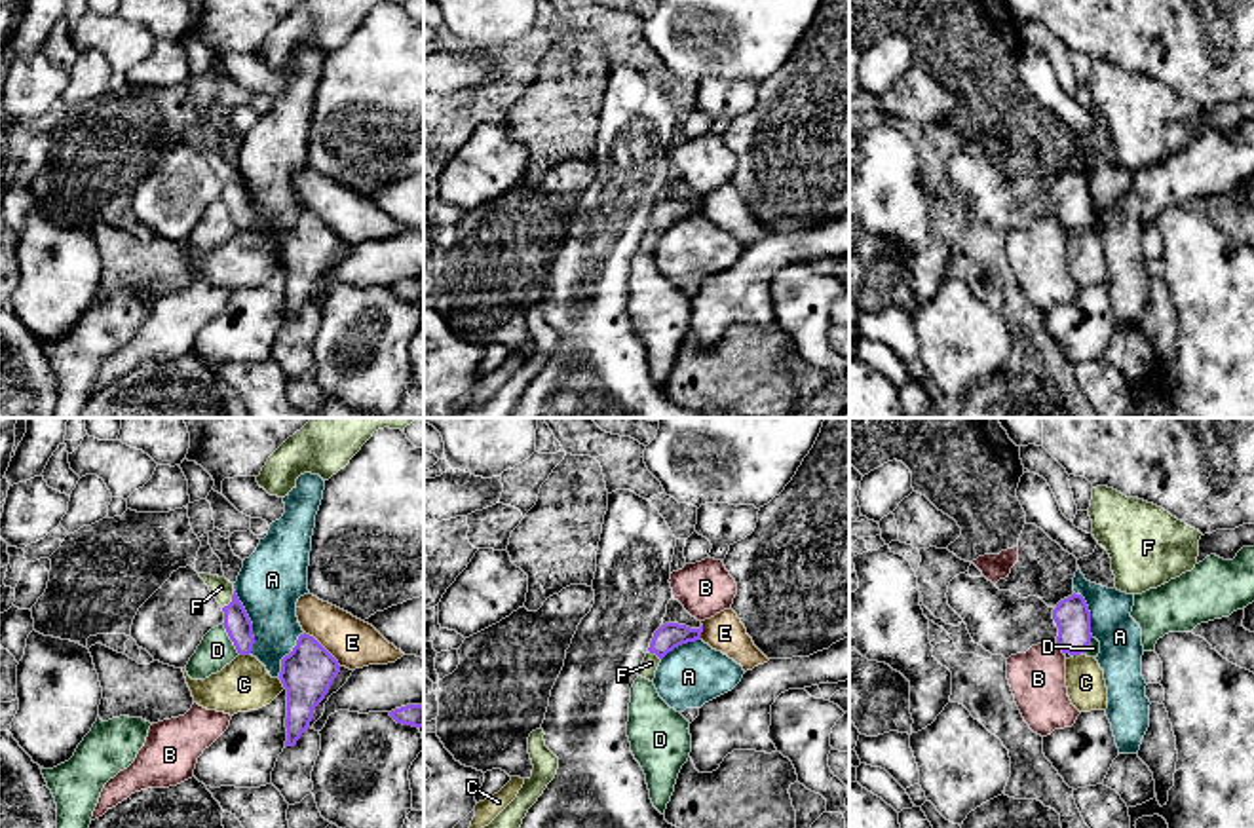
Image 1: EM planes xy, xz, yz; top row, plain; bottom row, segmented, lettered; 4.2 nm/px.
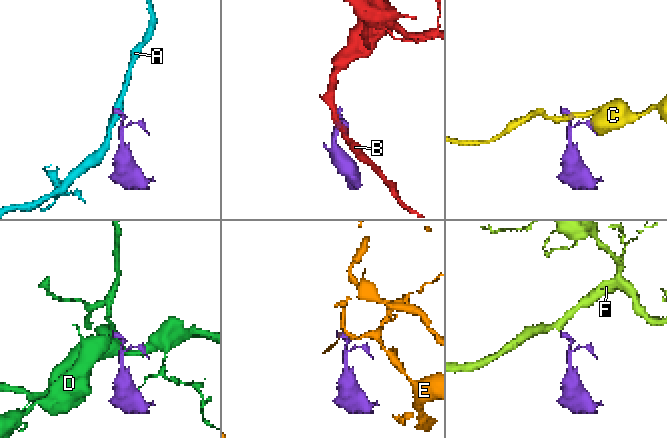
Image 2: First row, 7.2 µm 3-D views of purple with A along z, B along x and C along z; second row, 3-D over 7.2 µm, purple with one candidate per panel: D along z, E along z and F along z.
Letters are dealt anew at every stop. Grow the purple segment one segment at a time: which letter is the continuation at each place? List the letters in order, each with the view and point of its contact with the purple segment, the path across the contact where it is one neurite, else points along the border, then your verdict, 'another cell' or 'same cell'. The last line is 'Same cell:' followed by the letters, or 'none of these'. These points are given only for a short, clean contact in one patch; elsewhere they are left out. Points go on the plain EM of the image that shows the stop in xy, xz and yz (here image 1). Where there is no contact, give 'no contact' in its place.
A: xy (249, 196) | along xy (234, 164), (251, 198), (253, 225), (249, 228) | another cell
B: yz (1061, 223) | along yz (1055, 217), (1063, 228) | another cell
C: xy (282, 257) | another cell
D: xy (230, 213) | along xy (223, 198), (240, 228) | another cell
E: xy (323, 223) | along xy (304, 206), (341, 240) | another cell
F: xy (232, 175) | across xy (238, 200), (232, 175), (221, 162) | same cell
Same cell: F

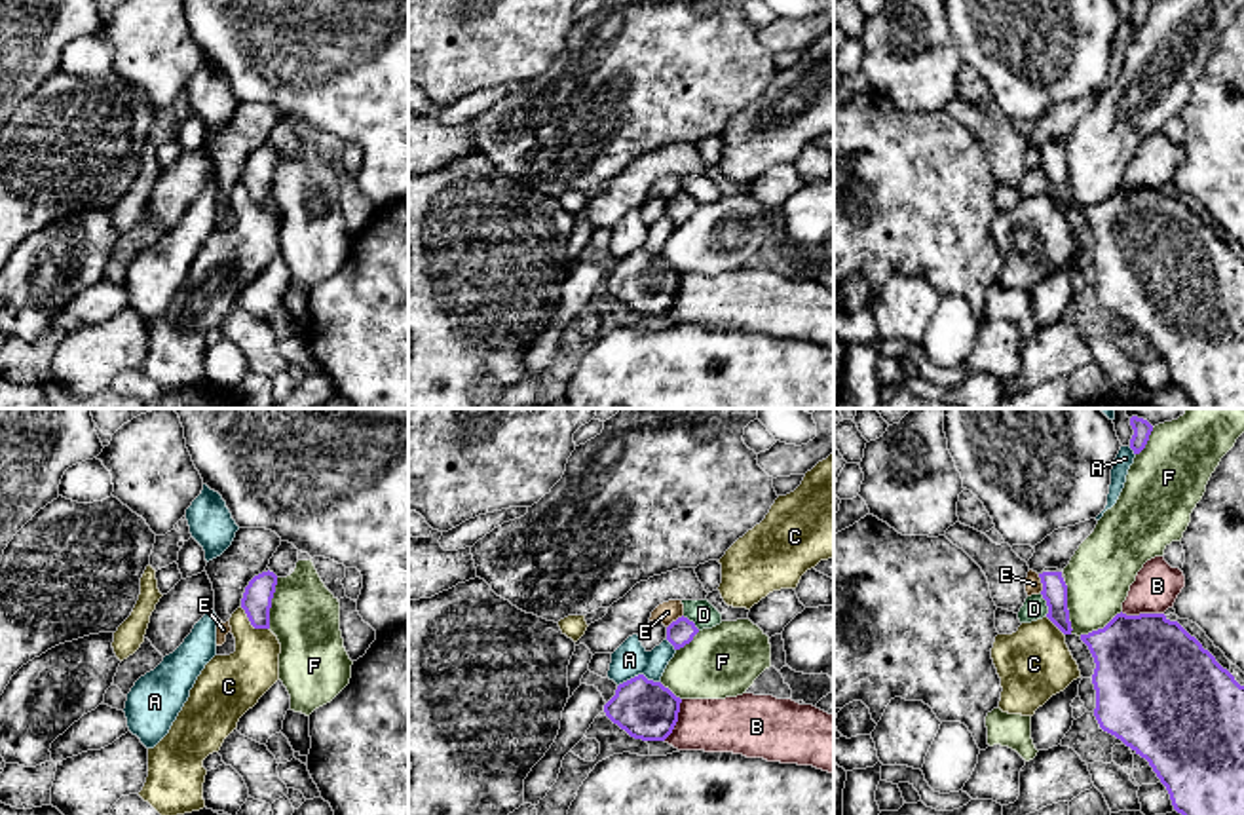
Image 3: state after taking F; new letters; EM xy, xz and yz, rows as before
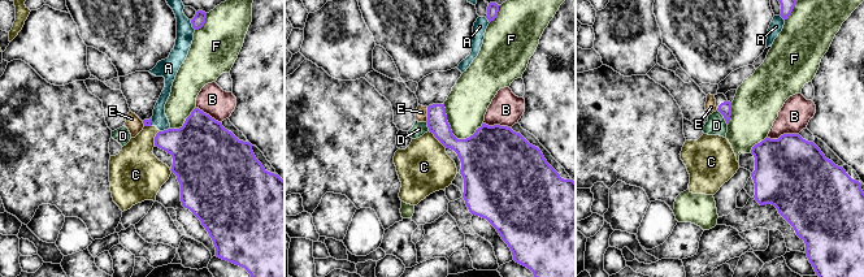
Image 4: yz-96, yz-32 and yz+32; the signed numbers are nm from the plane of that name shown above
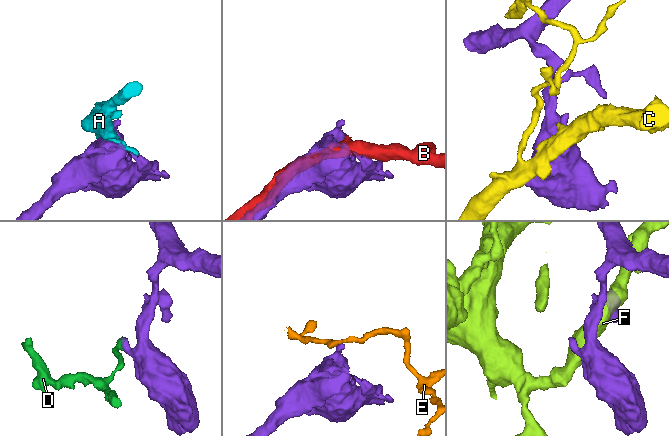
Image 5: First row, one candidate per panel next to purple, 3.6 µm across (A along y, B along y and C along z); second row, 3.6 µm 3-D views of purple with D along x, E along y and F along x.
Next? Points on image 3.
A: xz (639, 249) | another cell
B: yz (1142, 189) | another cell
C: xy (251, 198) | another cell
D: yz (1047, 179) | another cell
E: yz (1041, 156) | along yz (1037, 149), (1041, 166) | another cell
F: yz (1066, 183) | another cell
Same cell: none of these

